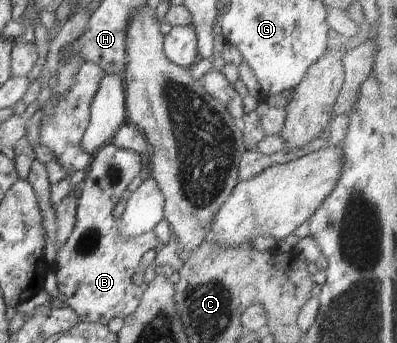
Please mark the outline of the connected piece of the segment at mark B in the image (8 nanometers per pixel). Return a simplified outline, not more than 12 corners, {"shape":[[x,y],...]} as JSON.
{"shape":[[106,142],[79,186],[53,267],[82,322],[130,316],[154,231],[120,236],[112,211],[140,174]]}

